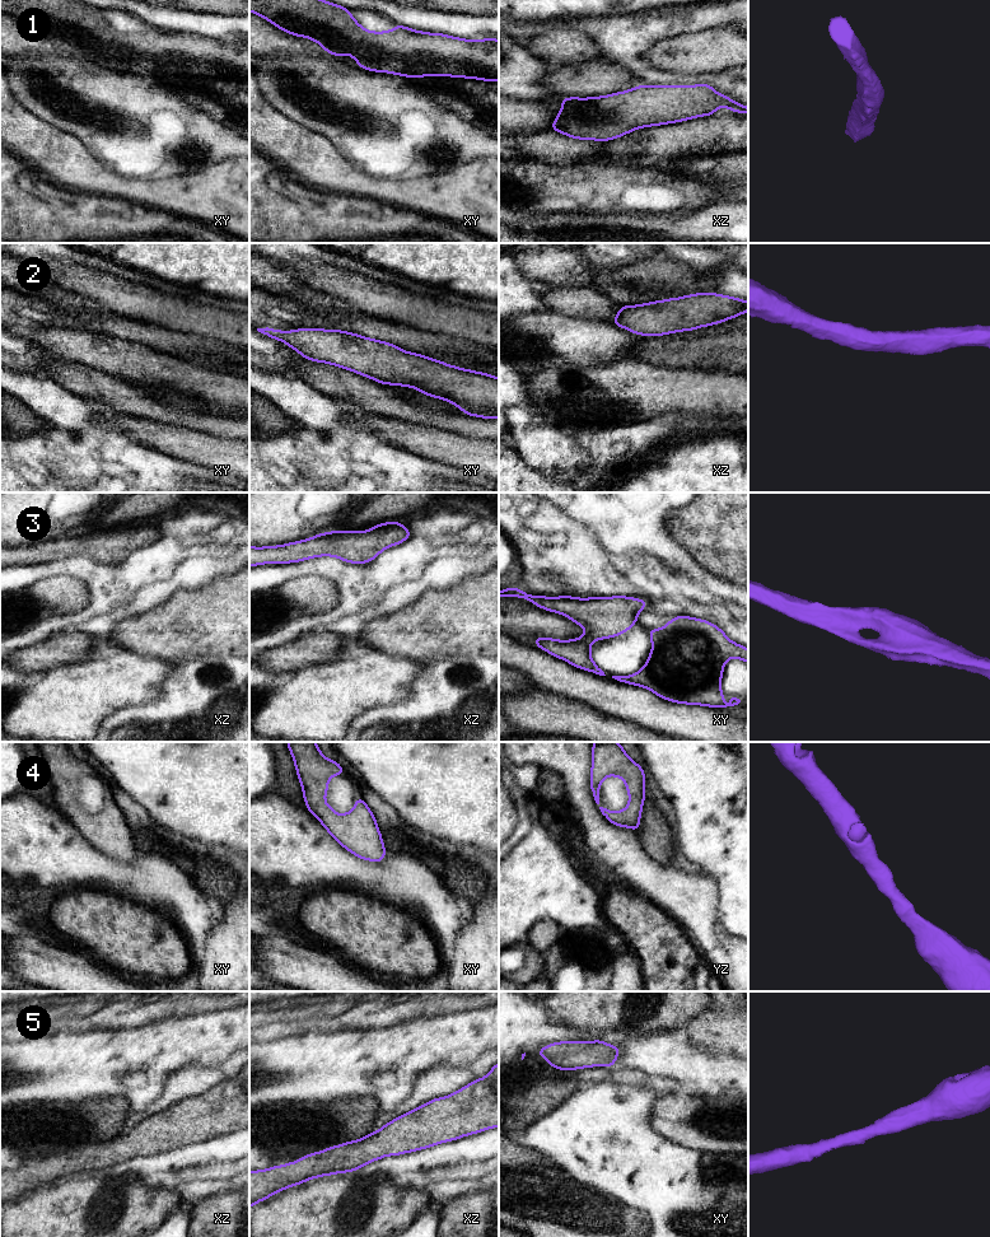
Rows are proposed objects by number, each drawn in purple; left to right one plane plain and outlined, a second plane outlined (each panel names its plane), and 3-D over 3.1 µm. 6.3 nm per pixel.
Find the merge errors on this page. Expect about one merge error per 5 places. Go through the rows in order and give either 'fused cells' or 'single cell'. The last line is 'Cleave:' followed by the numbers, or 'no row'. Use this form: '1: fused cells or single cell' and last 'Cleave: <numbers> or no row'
1: single cell
2: single cell
3: single cell
4: single cell
5: single cell
Cleave: no row

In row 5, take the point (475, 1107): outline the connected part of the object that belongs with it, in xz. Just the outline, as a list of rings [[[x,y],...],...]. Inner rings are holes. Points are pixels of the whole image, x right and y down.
[[[499,1063],[481,1079],[403,1114],[366,1136],[296,1162],[249,1172],[249,1208],[308,1180],[354,1172],[386,1156],[426,1149],[499,1126]]]

